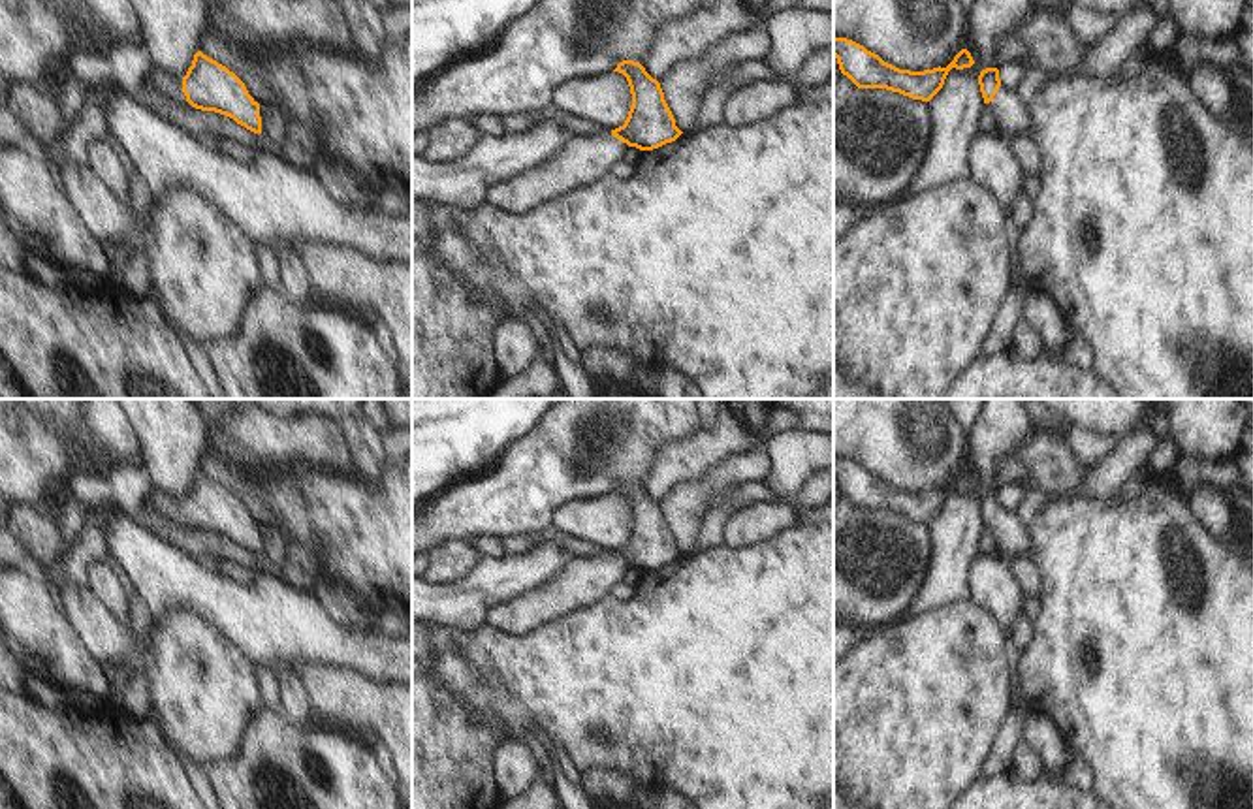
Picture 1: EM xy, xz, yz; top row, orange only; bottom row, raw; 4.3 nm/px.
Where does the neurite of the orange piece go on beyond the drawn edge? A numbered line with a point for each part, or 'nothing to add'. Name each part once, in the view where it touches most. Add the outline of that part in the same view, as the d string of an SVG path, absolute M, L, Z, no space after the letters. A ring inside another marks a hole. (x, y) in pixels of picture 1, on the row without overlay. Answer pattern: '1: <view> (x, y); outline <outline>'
1: xy (170, 508); outline M154 491L151 493L151 504L156 512L160 512L164 517L167 517L171 523L175 523L179 529L192 529L186 523L186 517L182 514L182 504L175 499L164 497L162 493Z

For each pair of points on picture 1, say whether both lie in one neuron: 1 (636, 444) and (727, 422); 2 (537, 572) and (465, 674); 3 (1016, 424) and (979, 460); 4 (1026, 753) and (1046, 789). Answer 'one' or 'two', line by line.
1: two
2: two
3: one
4: two

